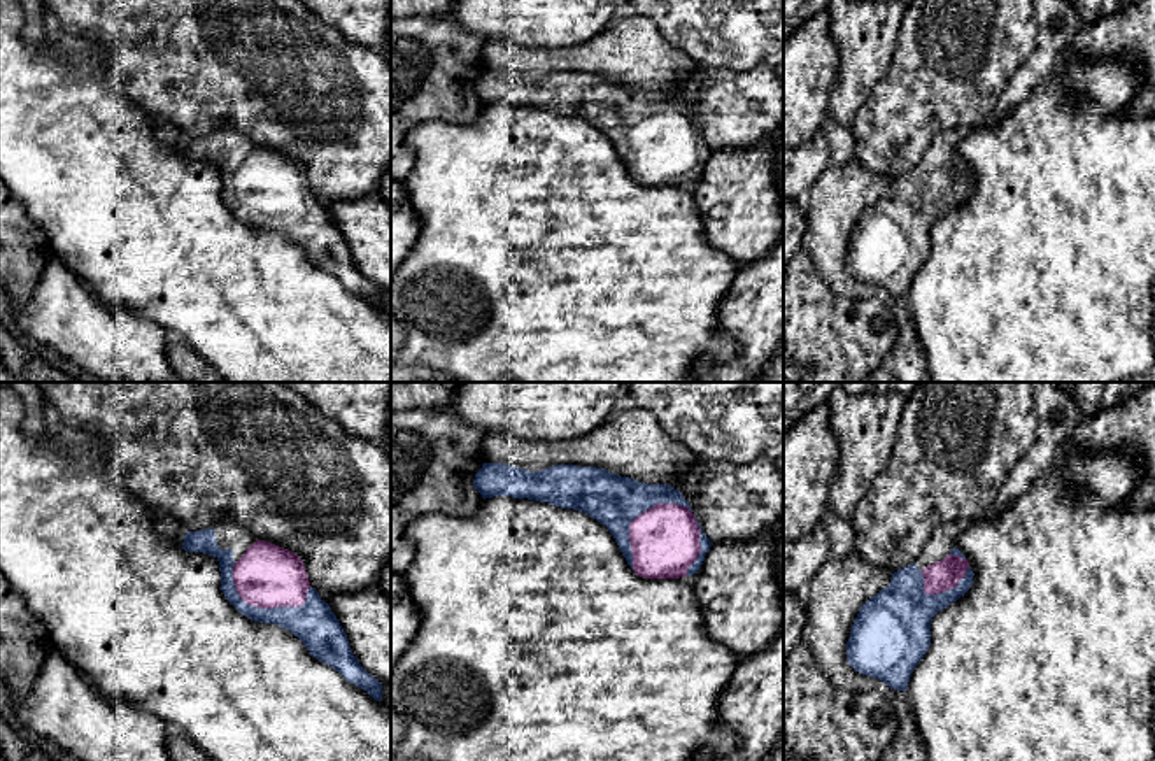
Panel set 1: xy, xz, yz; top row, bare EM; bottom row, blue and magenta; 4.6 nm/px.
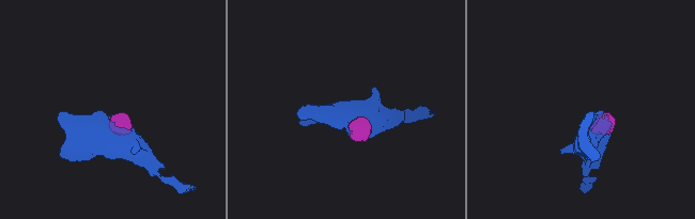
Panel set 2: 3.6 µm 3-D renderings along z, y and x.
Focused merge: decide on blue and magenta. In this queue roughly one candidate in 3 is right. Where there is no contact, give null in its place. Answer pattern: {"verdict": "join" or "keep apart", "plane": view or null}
{"verdict": "join", "plane": "xy"}

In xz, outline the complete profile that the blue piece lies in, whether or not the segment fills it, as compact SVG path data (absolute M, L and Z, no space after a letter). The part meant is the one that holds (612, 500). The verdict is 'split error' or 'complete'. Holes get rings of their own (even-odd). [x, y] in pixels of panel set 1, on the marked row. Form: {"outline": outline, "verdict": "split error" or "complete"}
{"outline": "M484 463L473 487L484 500L528 498L591 516L608 528L627 565L643 579L692 577L712 547L689 501L670 484L645 484L596 466L529 472Z", "verdict": "split error"}

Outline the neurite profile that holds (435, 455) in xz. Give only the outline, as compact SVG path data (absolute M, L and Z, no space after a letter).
M452 403L391 414L391 573L403 573L415 558L407 537L410 523L428 514L468 519L480 509L484 498L473 479L485 463L484 438L480 430L457 416Z

